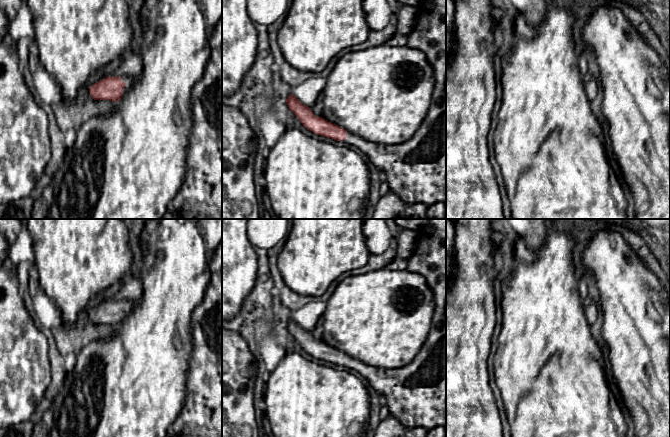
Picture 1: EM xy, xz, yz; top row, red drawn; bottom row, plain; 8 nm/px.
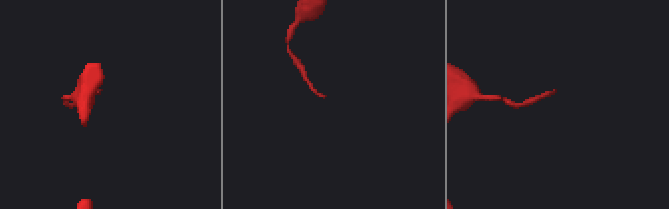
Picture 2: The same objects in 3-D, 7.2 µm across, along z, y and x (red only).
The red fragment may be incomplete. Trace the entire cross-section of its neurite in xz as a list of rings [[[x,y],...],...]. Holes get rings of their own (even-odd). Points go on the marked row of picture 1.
[[[426,0],[418,6],[416,23],[408,35],[407,46],[424,53],[433,68],[435,86],[426,117],[416,133],[404,143],[382,145],[367,141],[358,135],[347,132],[342,127],[328,122],[322,117],[315,116],[309,107],[303,105],[293,94],[286,99],[286,103],[308,130],[317,135],[354,145],[363,151],[369,157],[371,163],[387,175],[390,191],[396,194],[409,208],[417,203],[423,203],[427,206],[440,202],[446,204],[446,0]]]

